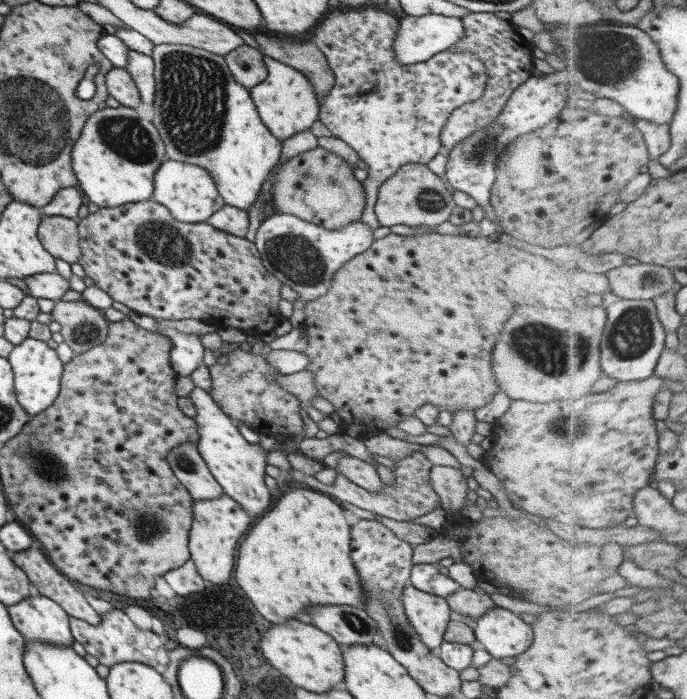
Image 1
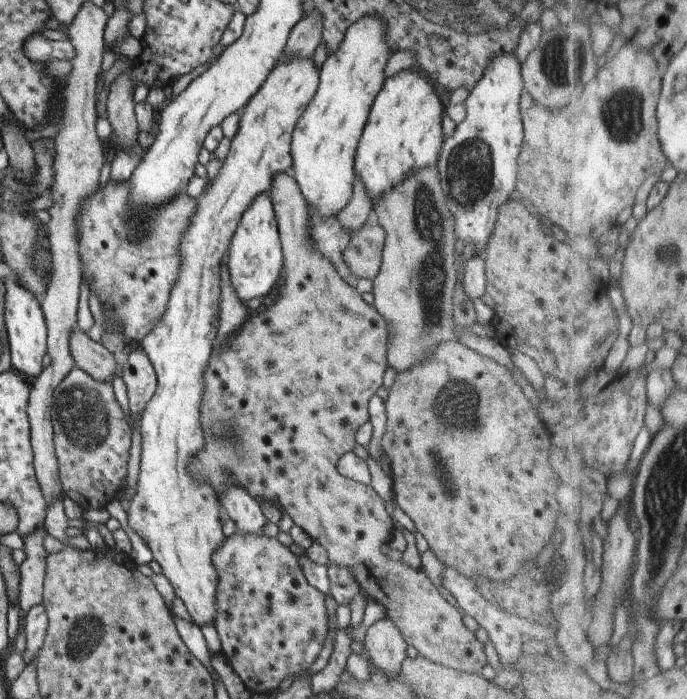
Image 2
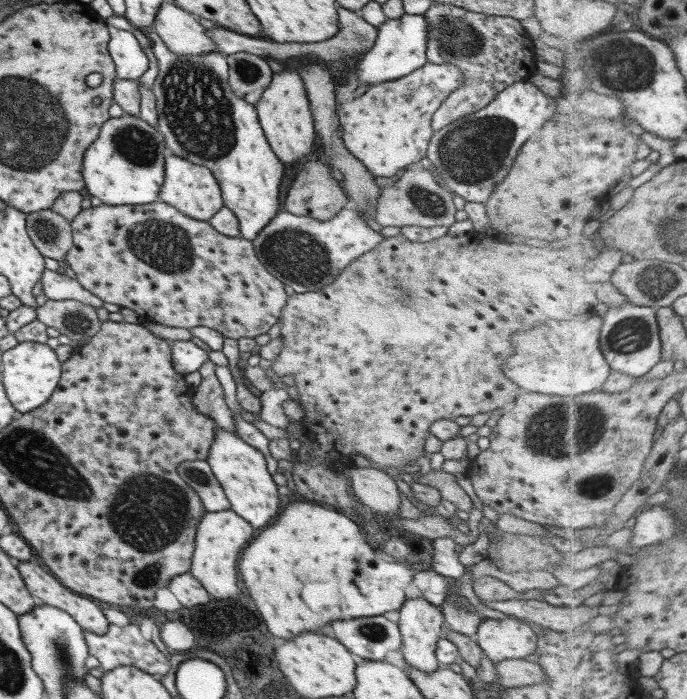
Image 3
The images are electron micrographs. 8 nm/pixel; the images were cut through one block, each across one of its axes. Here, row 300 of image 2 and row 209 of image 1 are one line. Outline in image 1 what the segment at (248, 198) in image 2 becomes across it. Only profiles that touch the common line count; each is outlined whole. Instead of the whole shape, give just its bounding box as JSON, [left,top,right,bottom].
[150,159,224,224]

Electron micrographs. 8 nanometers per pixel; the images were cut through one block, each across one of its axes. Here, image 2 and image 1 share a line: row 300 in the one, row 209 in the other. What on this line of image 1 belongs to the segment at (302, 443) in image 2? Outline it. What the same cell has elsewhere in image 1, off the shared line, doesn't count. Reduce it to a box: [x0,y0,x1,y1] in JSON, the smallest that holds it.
[271,147,363,230]

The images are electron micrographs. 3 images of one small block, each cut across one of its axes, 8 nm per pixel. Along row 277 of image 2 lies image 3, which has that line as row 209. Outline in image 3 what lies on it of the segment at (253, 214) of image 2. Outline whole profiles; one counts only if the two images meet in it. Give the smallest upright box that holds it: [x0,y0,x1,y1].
[149,31,285,241]

